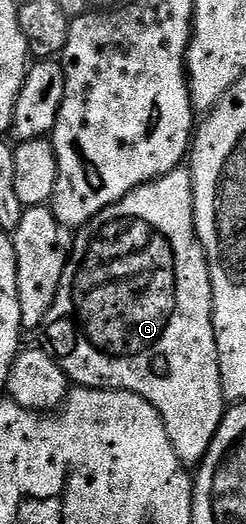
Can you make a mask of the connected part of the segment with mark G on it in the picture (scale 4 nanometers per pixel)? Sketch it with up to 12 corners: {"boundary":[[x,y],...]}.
{"boundary":[[191,172],[75,230],[42,326],[69,382],[222,423]]}

